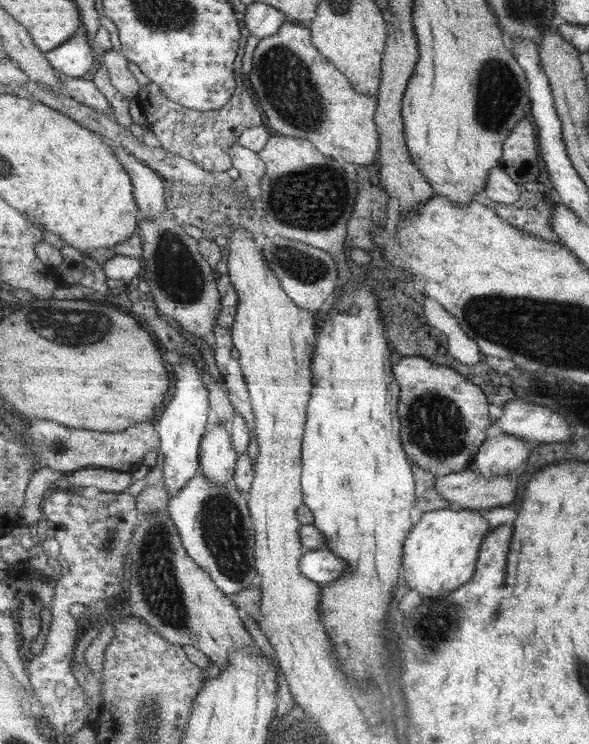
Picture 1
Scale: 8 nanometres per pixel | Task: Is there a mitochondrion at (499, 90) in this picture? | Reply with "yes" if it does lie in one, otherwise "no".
yes

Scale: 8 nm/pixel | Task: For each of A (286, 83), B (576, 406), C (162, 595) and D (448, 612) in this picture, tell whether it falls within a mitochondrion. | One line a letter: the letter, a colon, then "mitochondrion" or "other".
A: mitochondrion
B: other
C: mitochondrion
D: mitochondrion

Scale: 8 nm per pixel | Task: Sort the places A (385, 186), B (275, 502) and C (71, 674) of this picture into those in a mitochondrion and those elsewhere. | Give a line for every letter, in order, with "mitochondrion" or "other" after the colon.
A: other
B: other
C: other

